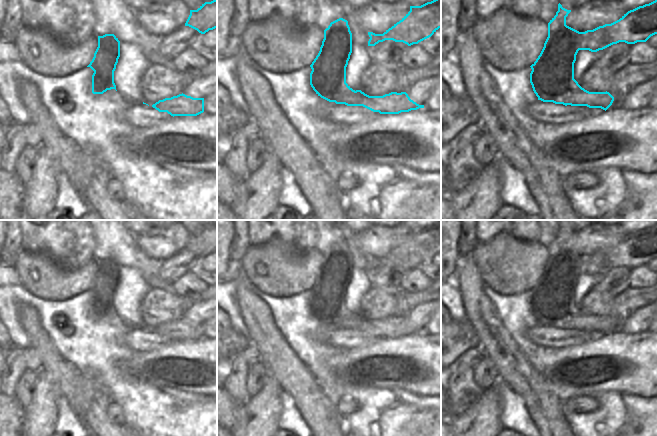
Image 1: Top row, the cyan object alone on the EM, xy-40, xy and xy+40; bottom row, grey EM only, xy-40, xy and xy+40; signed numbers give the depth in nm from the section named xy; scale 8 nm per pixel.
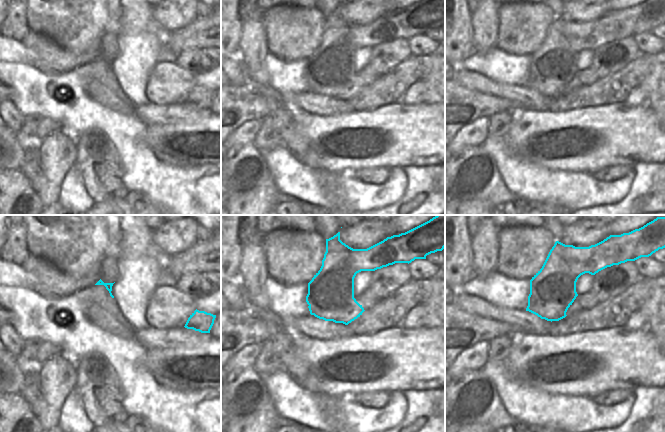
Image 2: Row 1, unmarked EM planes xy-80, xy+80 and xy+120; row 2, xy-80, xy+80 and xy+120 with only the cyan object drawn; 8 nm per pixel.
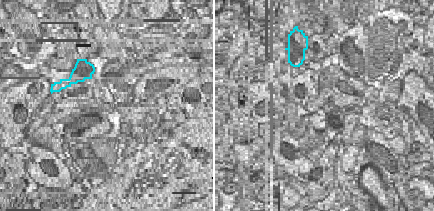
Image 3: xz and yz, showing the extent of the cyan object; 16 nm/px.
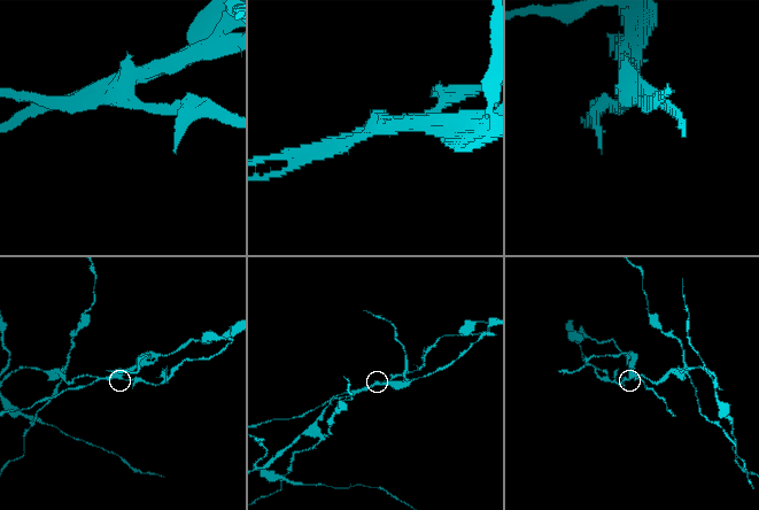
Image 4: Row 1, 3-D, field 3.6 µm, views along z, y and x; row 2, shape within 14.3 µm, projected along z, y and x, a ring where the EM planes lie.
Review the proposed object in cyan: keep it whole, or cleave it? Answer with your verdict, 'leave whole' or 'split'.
split

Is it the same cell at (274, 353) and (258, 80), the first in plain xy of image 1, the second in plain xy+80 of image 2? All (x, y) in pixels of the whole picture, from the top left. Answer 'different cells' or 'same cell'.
same cell

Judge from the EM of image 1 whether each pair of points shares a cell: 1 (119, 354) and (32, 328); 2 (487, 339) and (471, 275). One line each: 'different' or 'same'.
1: different
2: same

